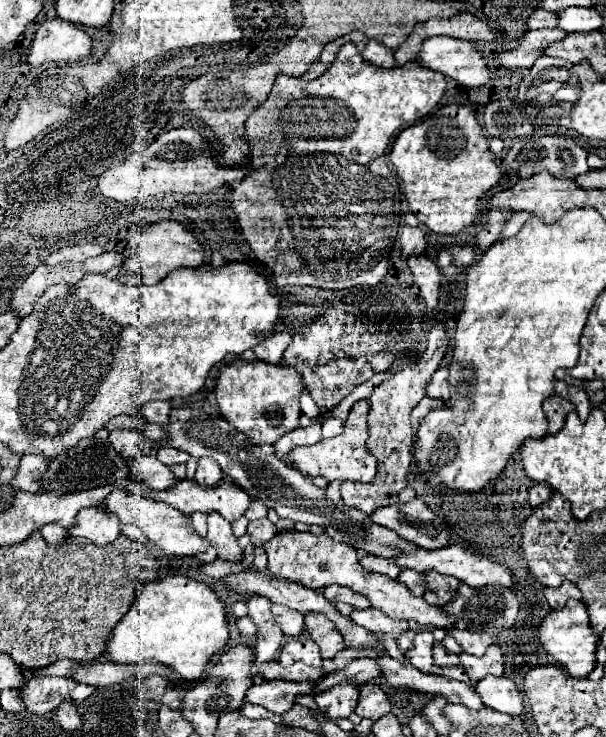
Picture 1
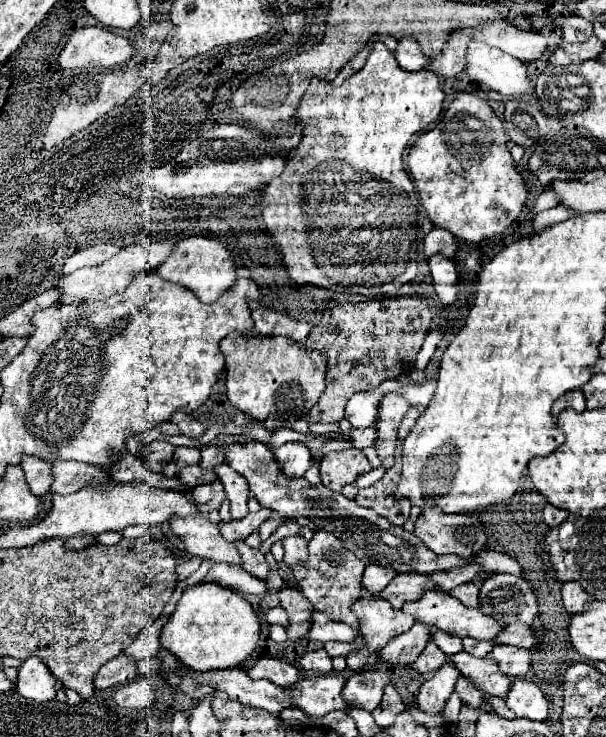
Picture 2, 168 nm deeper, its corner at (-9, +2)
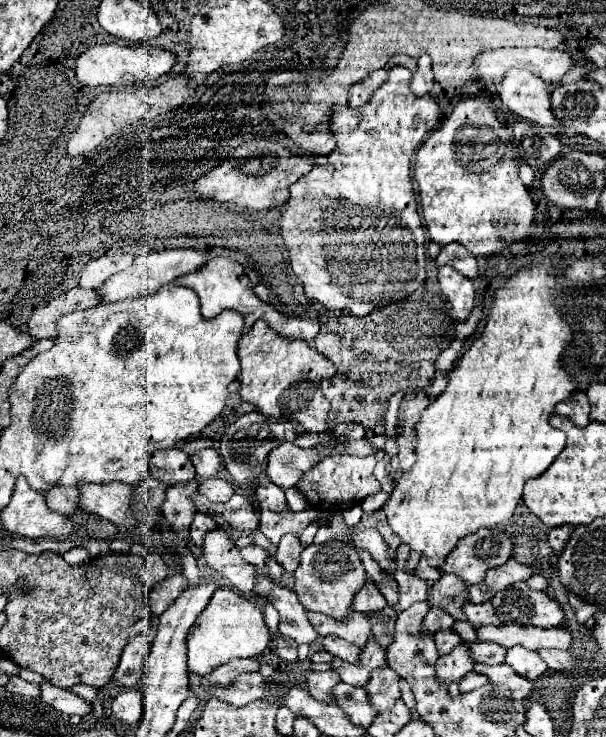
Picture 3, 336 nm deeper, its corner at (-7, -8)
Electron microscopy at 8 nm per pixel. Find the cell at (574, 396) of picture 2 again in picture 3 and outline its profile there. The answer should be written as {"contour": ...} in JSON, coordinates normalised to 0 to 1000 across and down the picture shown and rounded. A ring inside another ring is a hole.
{"contour":[[[960,529],[950,532],[944,540],[924,545],[914,559],[924,562],[924,564],[941,567],[944,575],[950,575],[954,581],[964,581],[974,573],[974,567],[970,567],[974,548],[970,548],[970,540],[967,540],[967,535]]]}

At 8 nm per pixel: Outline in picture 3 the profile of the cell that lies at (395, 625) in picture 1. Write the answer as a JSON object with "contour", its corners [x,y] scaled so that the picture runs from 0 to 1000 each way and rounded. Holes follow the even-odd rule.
{"contour":[[[611,868],[597,882],[597,890],[594,890],[591,901],[584,901],[584,904],[594,904],[604,912],[614,912],[617,906],[634,906],[637,904],[637,890],[634,890],[630,877],[624,877],[617,868]]]}

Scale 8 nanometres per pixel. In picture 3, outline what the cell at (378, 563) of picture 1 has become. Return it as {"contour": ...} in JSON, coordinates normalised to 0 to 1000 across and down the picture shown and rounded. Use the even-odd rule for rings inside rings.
{"contour":[[[607,787],[607,790],[601,792],[601,798],[587,806],[587,811],[584,811],[584,817],[581,817],[581,825],[584,825],[587,830],[597,830],[597,833],[614,833],[614,830],[620,830],[620,828],[630,828],[637,820],[640,820],[640,817],[637,817],[637,811],[630,809],[630,803],[624,801],[624,795],[620,795],[614,787]]]}

